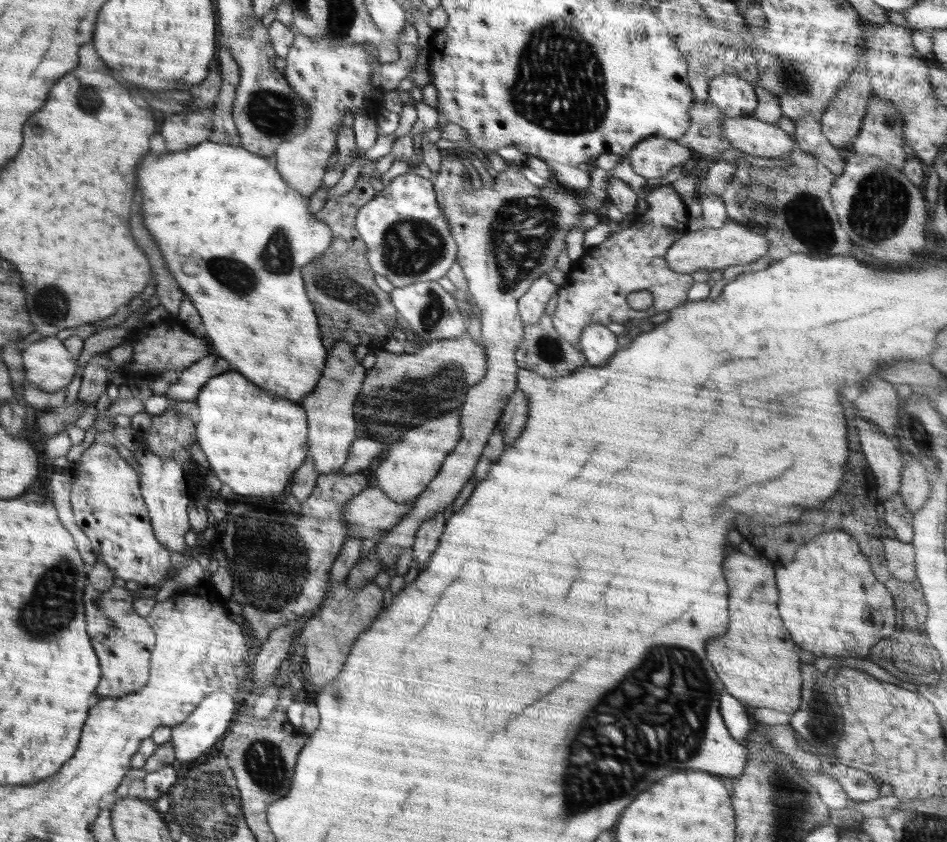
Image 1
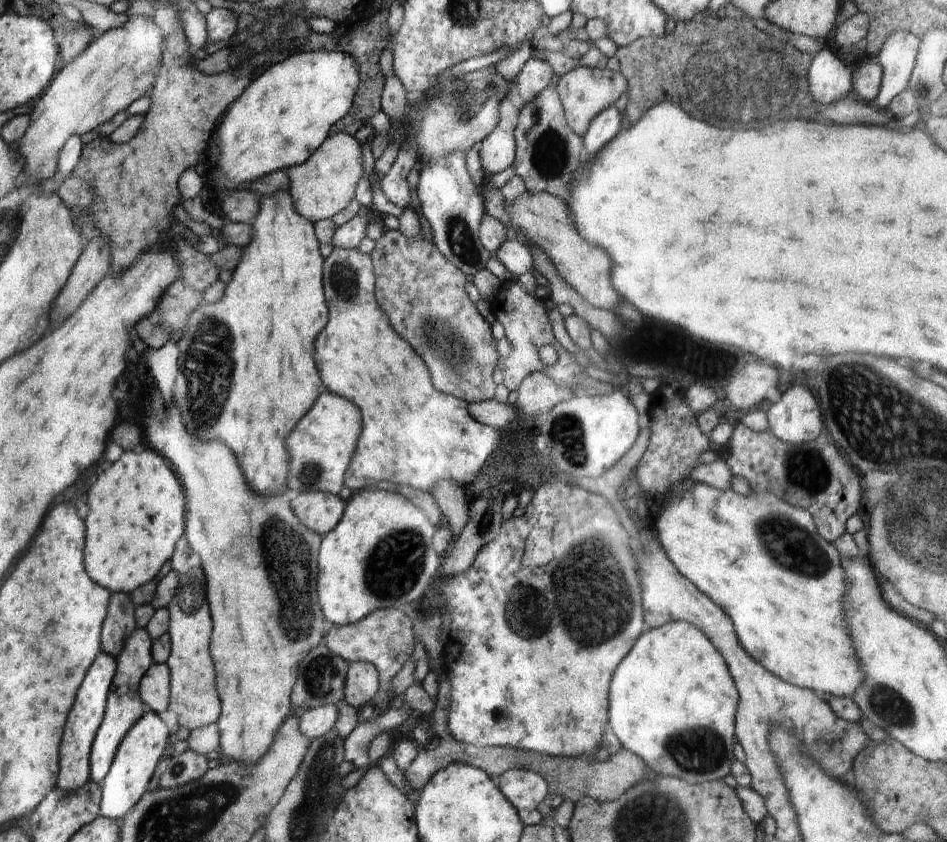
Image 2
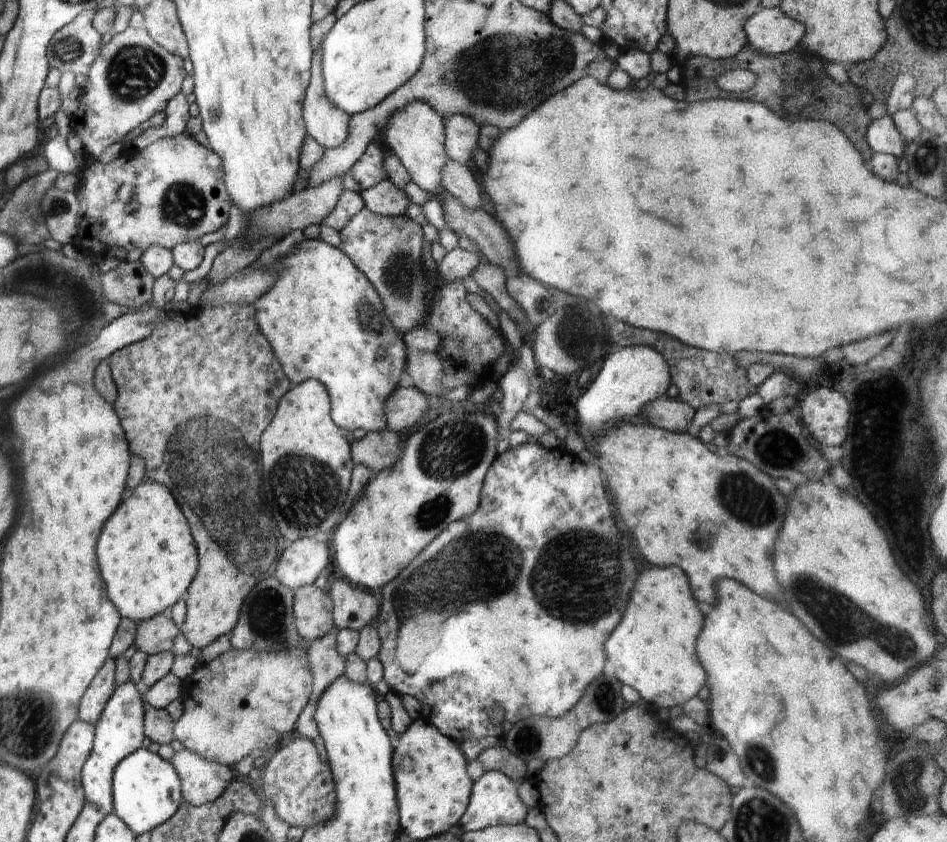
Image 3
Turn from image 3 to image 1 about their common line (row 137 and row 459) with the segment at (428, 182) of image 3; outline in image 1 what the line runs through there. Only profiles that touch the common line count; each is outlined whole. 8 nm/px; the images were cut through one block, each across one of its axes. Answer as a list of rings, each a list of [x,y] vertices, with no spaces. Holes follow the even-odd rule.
[[[454,408],[436,416],[426,419],[424,423],[409,429],[400,441],[387,447],[385,454],[370,470],[373,486],[376,486],[394,500],[394,502],[408,502],[415,500],[428,486],[428,483],[438,474],[444,459],[460,441],[461,408]]]

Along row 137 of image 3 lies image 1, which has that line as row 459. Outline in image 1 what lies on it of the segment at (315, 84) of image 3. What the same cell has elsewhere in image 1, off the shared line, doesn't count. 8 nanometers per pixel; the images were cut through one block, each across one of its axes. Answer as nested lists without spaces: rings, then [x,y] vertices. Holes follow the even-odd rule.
[[[338,340],[334,348],[328,350],[326,366],[316,388],[302,400],[307,418],[307,456],[312,458],[318,475],[338,473],[350,454],[350,446],[357,438],[353,406],[367,371],[358,359],[360,353],[352,350],[348,342]]]

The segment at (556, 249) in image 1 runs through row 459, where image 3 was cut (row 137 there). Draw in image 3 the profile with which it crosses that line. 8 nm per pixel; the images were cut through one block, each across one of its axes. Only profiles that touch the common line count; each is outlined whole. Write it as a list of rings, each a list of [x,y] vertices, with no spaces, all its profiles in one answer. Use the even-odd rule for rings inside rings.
[[[456,114],[445,119],[444,122],[444,148],[447,156],[466,165],[472,159],[474,150],[479,148],[479,125],[473,118]]]

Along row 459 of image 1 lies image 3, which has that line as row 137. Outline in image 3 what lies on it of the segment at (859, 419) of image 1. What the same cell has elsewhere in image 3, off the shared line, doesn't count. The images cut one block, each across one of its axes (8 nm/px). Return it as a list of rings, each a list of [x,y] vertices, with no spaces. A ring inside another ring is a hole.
[[[890,115],[871,119],[866,138],[874,153],[888,153],[900,159],[904,154],[905,141]]]

